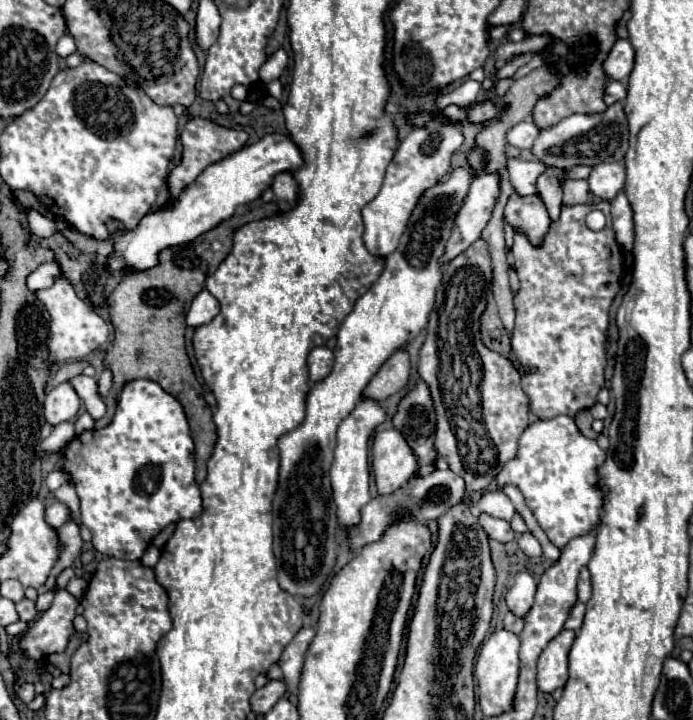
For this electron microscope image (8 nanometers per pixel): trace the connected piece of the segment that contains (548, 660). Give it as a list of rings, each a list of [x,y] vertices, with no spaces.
[[[562,629],[542,651],[538,659],[538,689],[544,693],[554,693],[568,681],[568,653],[576,639],[574,631]]]

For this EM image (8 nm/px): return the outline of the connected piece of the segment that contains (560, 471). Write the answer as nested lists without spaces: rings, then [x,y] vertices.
[[[562,415],[550,421],[534,421],[520,435],[516,457],[498,473],[498,485],[516,485],[550,543],[564,549],[570,539],[590,533],[600,523],[602,491],[596,485],[596,469],[604,459],[606,451],[594,439],[584,437],[572,417]]]

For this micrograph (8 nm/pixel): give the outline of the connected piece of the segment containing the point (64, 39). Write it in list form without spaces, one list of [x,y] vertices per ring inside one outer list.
[[[62,35],[60,41],[58,41],[58,47],[56,47],[56,53],[60,57],[68,57],[70,53],[76,51],[76,45],[74,45],[74,39],[70,35]]]

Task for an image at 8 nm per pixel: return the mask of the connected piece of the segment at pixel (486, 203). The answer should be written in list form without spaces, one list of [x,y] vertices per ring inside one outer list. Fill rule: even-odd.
[[[482,175],[472,181],[468,195],[462,201],[462,207],[456,213],[452,235],[446,241],[440,265],[450,263],[480,237],[482,229],[490,221],[490,213],[496,199],[498,199],[498,175]]]

